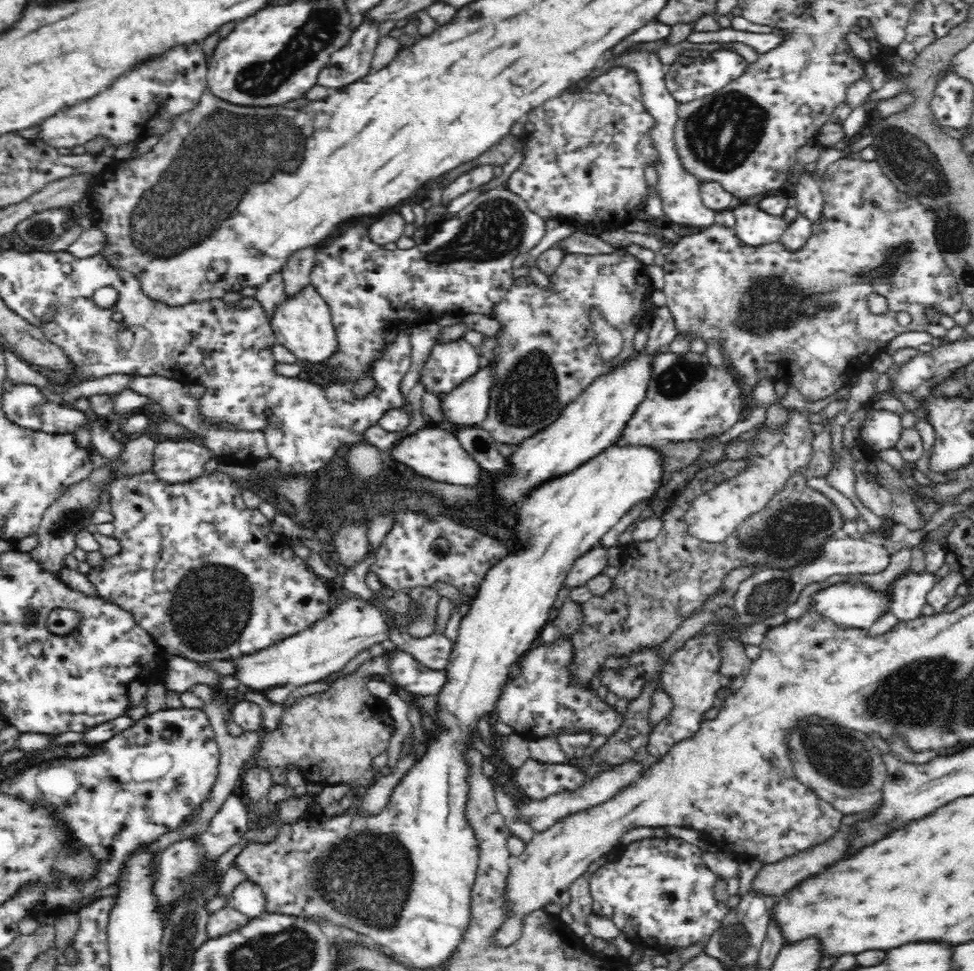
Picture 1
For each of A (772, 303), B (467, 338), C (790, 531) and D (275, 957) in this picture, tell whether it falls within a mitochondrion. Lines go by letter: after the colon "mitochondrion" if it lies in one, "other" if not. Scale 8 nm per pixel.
A: mitochondrion
B: other
C: mitochondrion
D: mitochondrion

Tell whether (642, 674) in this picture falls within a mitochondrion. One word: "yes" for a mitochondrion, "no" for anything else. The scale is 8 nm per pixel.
yes

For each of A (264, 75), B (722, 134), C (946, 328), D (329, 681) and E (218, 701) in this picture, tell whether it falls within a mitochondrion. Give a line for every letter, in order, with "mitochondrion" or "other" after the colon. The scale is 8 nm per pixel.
A: mitochondrion
B: mitochondrion
C: other
D: other
E: other

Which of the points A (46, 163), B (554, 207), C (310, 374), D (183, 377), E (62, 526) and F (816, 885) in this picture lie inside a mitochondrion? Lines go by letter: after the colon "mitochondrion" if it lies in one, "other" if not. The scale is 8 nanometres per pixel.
A: other
B: other
C: other
D: other
E: mitochondrion
F: other

